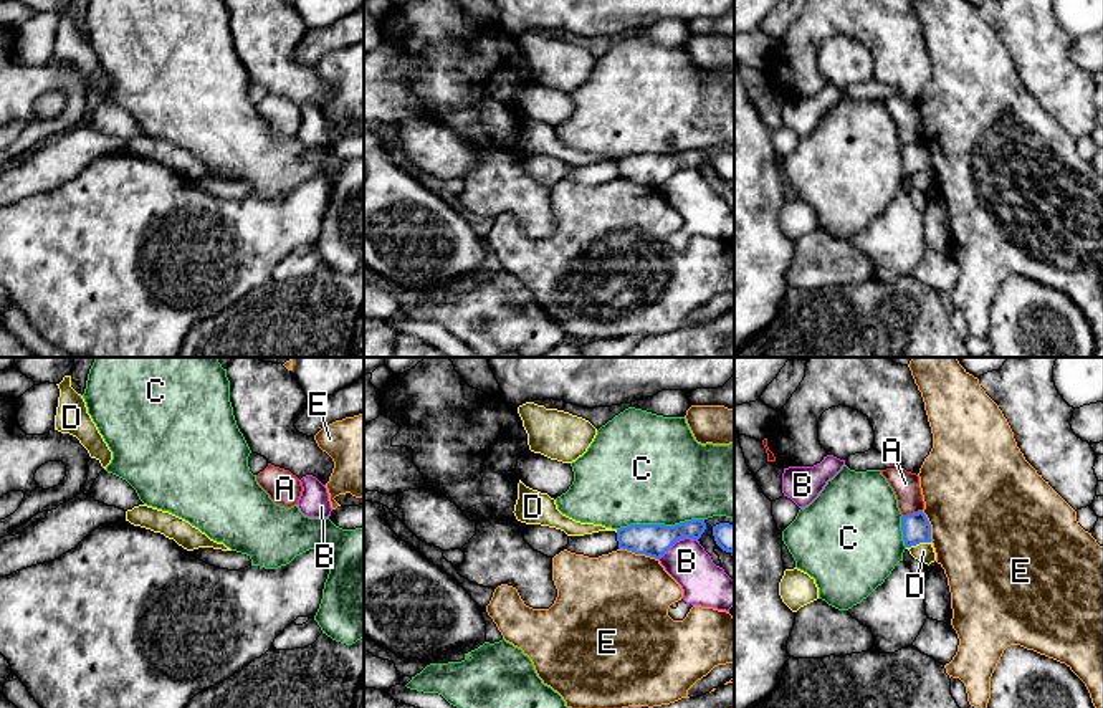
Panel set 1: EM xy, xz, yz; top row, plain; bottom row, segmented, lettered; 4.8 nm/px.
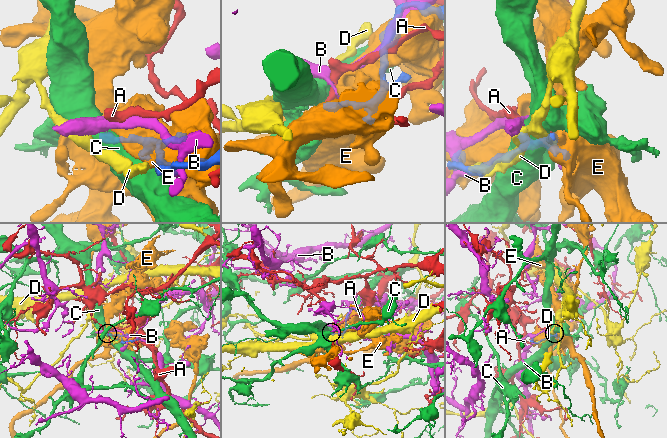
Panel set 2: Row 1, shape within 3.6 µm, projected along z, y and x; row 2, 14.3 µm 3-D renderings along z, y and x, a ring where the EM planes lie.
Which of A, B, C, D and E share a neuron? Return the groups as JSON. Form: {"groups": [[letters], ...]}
{"groups": [["A"], ["B"], ["C"], ["D"], ["E"]]}

